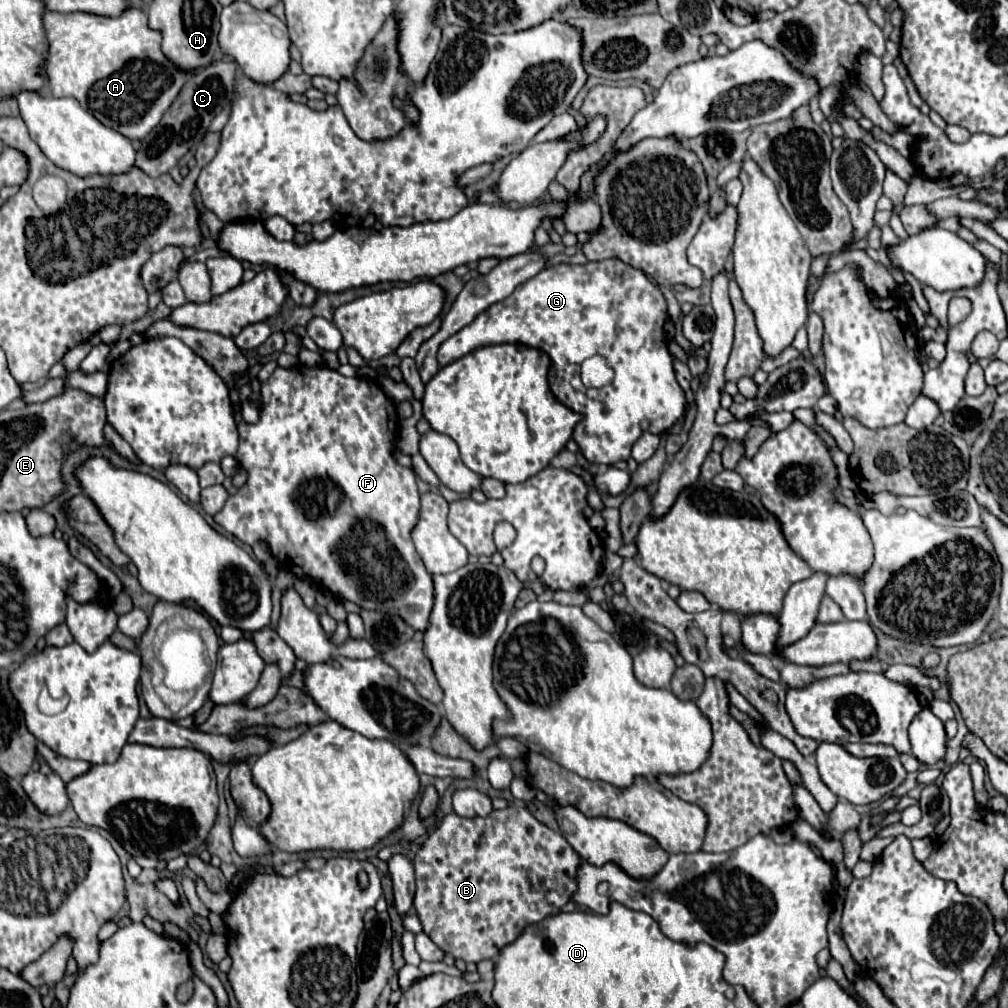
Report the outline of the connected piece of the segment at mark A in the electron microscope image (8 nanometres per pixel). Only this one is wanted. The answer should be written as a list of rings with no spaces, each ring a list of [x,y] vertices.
[[[128,7],[118,17],[102,17],[94,13],[44,13],[44,31],[48,39],[48,59],[44,65],[44,77],[54,97],[76,97],[88,113],[100,123],[116,129],[128,139],[144,139],[162,119],[172,105],[182,85],[192,77],[188,71],[172,65],[160,49],[160,33],[148,27],[146,11],[140,7]]]

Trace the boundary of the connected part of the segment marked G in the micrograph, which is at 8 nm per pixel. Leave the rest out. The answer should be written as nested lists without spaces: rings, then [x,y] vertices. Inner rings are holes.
[[[604,259],[604,261],[586,261],[584,265],[566,265],[566,263],[560,263],[560,265],[552,265],[552,267],[546,267],[542,269],[538,275],[534,275],[532,279],[528,279],[526,283],[518,285],[514,289],[514,293],[510,297],[506,297],[504,301],[500,303],[494,303],[490,305],[484,313],[480,313],[470,325],[466,325],[464,329],[460,329],[460,333],[454,333],[452,337],[448,337],[444,341],[444,347],[440,345],[438,349],[438,363],[444,367],[468,353],[472,353],[474,349],[478,347],[486,347],[486,345],[502,345],[502,343],[524,343],[528,347],[534,347],[534,349],[542,349],[550,355],[552,359],[552,369],[550,369],[550,389],[552,393],[558,397],[560,403],[564,403],[568,409],[572,409],[574,413],[582,415],[582,419],[576,423],[574,427],[574,441],[580,445],[580,451],[584,453],[584,457],[590,461],[590,463],[604,463],[604,465],[612,465],[612,463],[620,463],[620,461],[626,461],[630,457],[630,449],[634,445],[634,441],[644,433],[644,431],[650,431],[654,435],[660,435],[662,431],[670,429],[674,423],[678,423],[684,413],[686,413],[686,397],[684,397],[684,391],[680,389],[676,377],[674,377],[674,369],[672,369],[672,357],[668,353],[668,339],[664,335],[664,323],[668,319],[668,311],[666,311],[666,299],[664,295],[660,293],[658,285],[640,269],[634,269],[626,263],[622,263],[620,259]],[[594,355],[602,355],[606,359],[606,363],[614,369],[614,379],[610,385],[604,385],[602,389],[594,389],[594,387],[584,387],[582,379],[580,379],[580,365],[582,361],[594,357]]]

